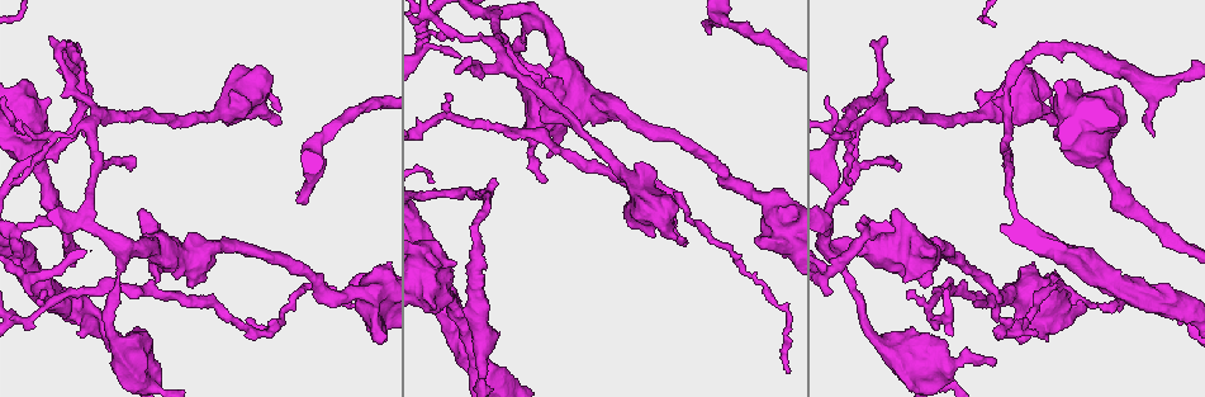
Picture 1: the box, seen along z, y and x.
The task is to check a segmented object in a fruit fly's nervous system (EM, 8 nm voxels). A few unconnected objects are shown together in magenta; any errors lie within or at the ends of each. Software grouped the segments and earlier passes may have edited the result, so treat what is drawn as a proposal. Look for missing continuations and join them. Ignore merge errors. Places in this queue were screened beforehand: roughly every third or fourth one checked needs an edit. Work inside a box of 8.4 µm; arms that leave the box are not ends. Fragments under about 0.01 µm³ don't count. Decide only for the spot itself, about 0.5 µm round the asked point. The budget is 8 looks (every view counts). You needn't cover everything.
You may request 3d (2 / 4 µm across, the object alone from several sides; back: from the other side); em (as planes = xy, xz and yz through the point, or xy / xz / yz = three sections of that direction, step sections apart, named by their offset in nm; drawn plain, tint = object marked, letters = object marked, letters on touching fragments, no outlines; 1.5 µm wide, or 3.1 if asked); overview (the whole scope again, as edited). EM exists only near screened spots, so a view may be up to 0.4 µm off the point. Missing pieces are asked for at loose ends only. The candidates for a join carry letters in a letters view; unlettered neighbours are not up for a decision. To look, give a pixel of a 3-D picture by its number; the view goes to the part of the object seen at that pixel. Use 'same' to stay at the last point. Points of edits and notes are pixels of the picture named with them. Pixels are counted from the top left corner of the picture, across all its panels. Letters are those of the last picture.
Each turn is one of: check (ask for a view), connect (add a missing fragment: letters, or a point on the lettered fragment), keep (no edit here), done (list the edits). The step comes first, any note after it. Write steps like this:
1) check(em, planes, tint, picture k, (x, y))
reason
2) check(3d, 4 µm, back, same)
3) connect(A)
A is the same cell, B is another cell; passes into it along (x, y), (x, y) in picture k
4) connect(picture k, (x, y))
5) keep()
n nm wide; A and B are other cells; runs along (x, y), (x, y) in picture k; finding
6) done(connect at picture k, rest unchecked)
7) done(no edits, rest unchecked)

check(em, planes, letters, picture 1, (1035, 331))
an open end

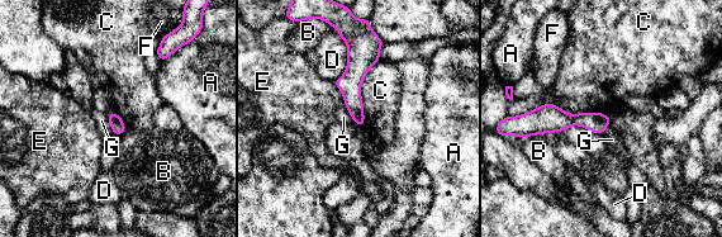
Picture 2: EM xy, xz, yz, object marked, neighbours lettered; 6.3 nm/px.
keep()
C touches over 460 nm; A, B, C, D, E, F and G are other cells; no lettered fragment goes on from it

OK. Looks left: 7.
check(3d, 2 µm, picture 1, (847, 200))
branch stops here

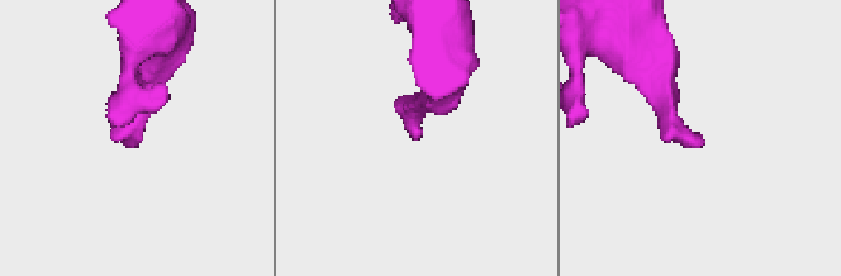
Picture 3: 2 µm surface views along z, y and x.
check(em, planes, letters, picture 3, (415, 138))

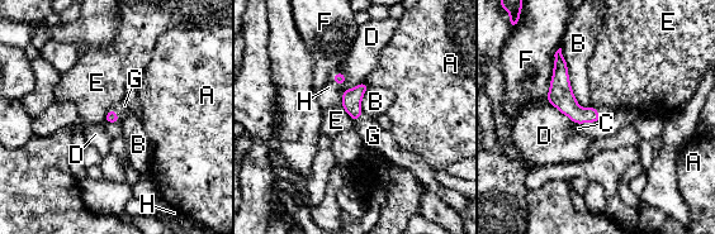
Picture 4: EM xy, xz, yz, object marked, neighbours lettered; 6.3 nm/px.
connect(G)
B touches over 420 nm; G is the same cell, A, B, C, D, E, F and H are other cells; it goes on there

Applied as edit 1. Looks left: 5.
check(overview)

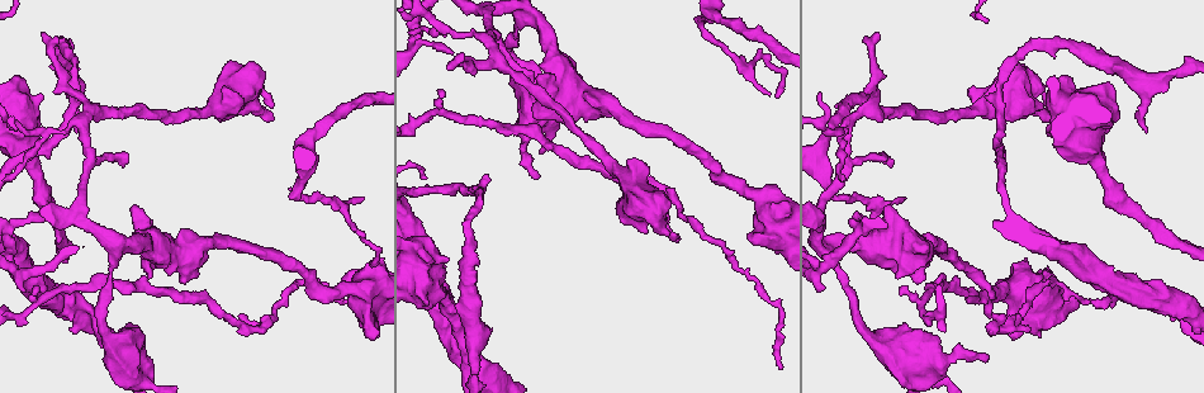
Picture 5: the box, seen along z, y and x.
check(3d, 2 µm, picture 5, (532, 78))
branch stops here

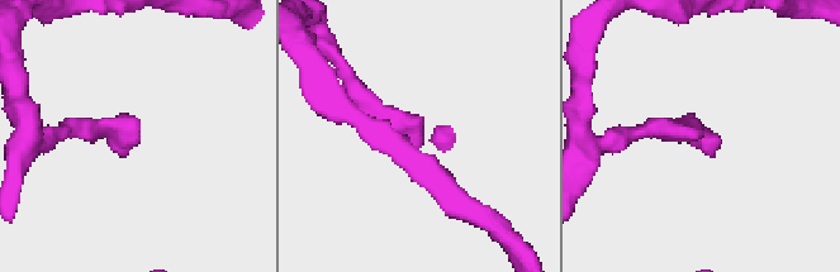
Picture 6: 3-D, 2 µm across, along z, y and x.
check(em, xy, step 8, tint, picture 6, (715, 155))

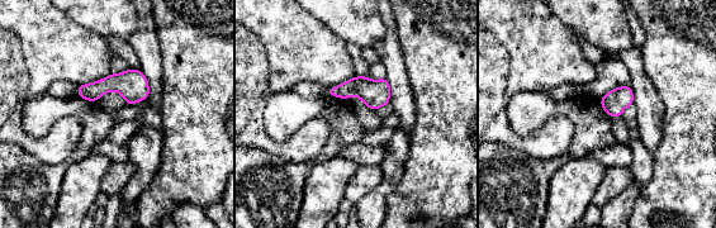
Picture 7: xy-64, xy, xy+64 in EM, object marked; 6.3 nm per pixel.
check(em, xy, step 8, letters, same)

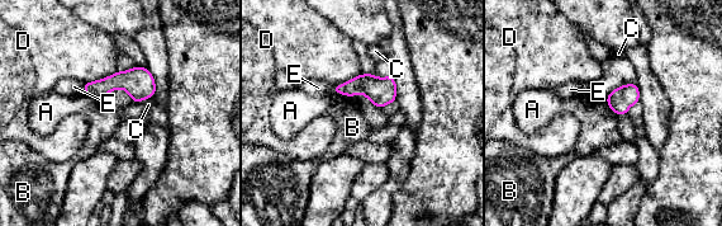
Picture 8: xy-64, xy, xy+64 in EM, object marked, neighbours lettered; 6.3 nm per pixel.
keep()
140 nm wide; A, B, C, D and E are other cells; border along (604, 98), (606, 103), (616, 113) in picture 8; no lettered fragment goes on from it

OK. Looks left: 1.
done(connect at picture 4, rest unchecked)

